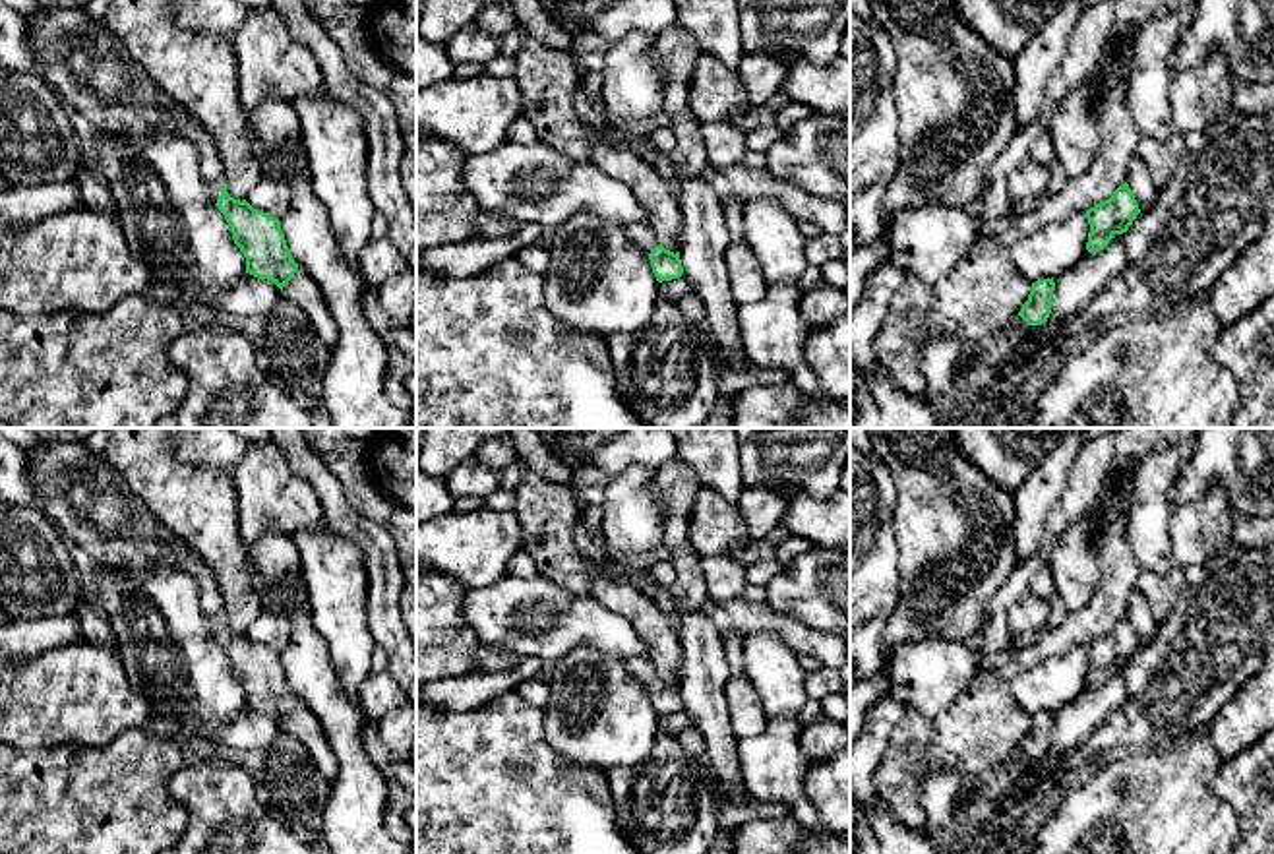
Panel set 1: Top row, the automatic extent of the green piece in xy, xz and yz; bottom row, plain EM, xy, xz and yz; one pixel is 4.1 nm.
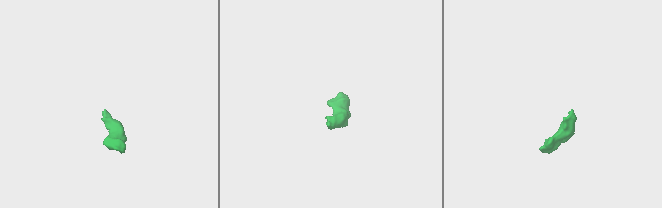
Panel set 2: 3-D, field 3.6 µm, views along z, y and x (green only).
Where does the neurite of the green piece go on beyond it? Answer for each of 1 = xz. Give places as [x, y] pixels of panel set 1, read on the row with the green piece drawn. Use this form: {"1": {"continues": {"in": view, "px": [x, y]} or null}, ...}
{"1": {"continues": {"in": "xz", "px": [639, 233]}}}

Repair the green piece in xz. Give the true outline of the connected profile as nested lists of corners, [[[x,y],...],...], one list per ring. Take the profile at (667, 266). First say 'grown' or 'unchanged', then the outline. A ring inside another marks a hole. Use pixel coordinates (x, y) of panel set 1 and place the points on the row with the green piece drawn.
grown | [[[647,223],[625,225],[625,234],[641,246],[651,259],[658,283],[680,279],[683,275],[680,252],[666,250]]]

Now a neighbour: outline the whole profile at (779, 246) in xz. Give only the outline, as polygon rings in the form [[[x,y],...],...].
[[[757,198],[742,207],[745,242],[749,244],[767,283],[800,281],[807,267],[805,242],[798,223],[769,198]]]

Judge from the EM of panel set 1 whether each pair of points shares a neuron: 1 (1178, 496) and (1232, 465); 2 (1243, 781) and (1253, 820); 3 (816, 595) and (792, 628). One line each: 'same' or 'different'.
1: same
2: same
3: different

